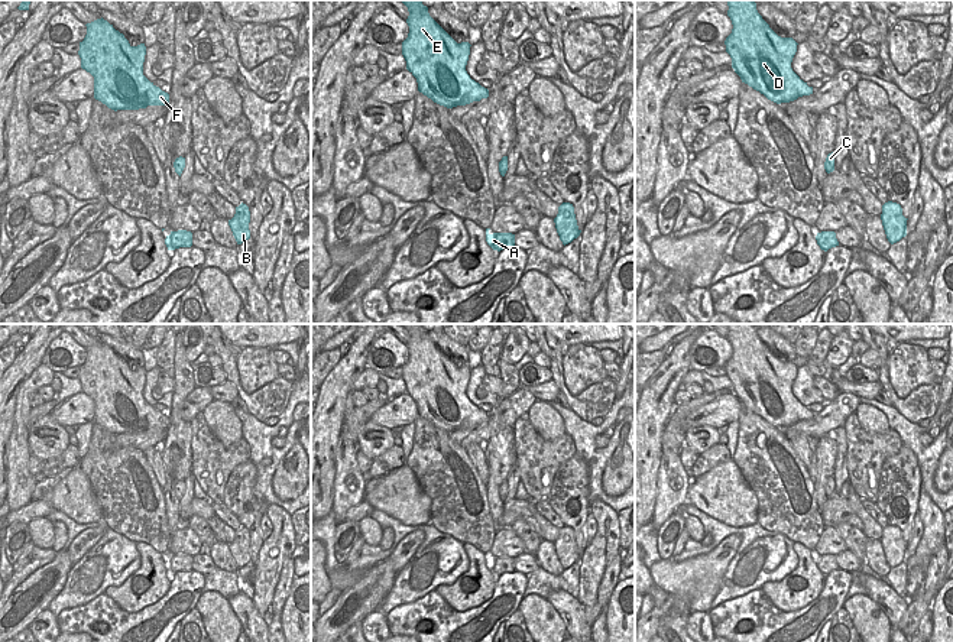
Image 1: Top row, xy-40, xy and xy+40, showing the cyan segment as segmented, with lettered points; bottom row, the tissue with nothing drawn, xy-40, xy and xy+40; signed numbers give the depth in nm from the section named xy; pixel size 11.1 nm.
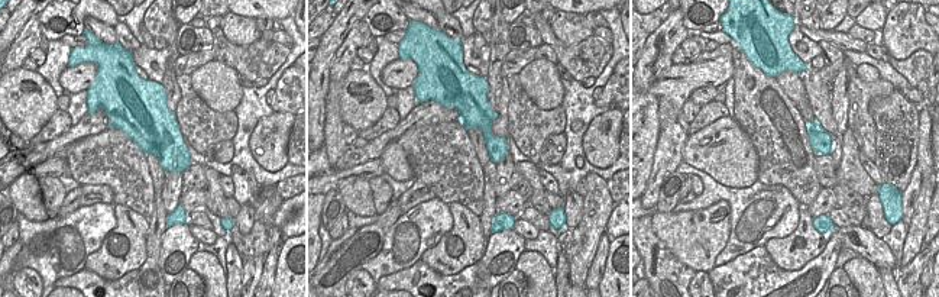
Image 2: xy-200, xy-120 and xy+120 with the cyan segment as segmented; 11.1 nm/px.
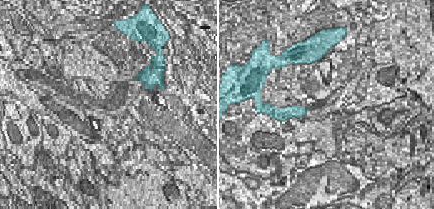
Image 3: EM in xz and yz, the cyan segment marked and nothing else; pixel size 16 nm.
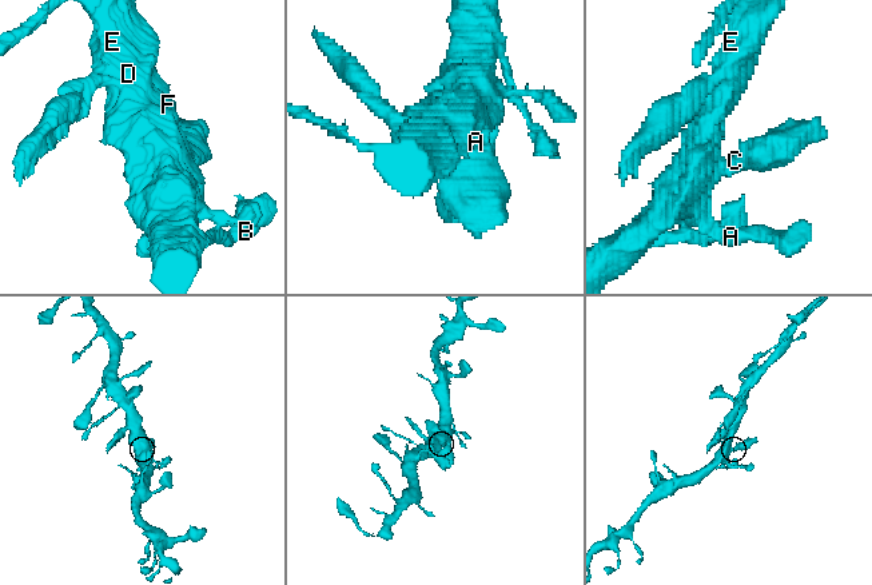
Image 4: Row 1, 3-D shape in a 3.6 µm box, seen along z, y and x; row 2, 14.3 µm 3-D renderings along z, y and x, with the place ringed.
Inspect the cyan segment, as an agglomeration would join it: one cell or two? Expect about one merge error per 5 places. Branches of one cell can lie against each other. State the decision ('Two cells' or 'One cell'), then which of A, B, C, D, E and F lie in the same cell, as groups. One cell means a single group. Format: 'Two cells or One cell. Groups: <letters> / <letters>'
One cell. Groups: A B C D E F.

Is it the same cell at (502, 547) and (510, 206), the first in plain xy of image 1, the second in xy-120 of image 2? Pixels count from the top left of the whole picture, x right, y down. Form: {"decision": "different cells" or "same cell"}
{"decision": "same cell"}

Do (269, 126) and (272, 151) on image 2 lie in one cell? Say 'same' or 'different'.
same

